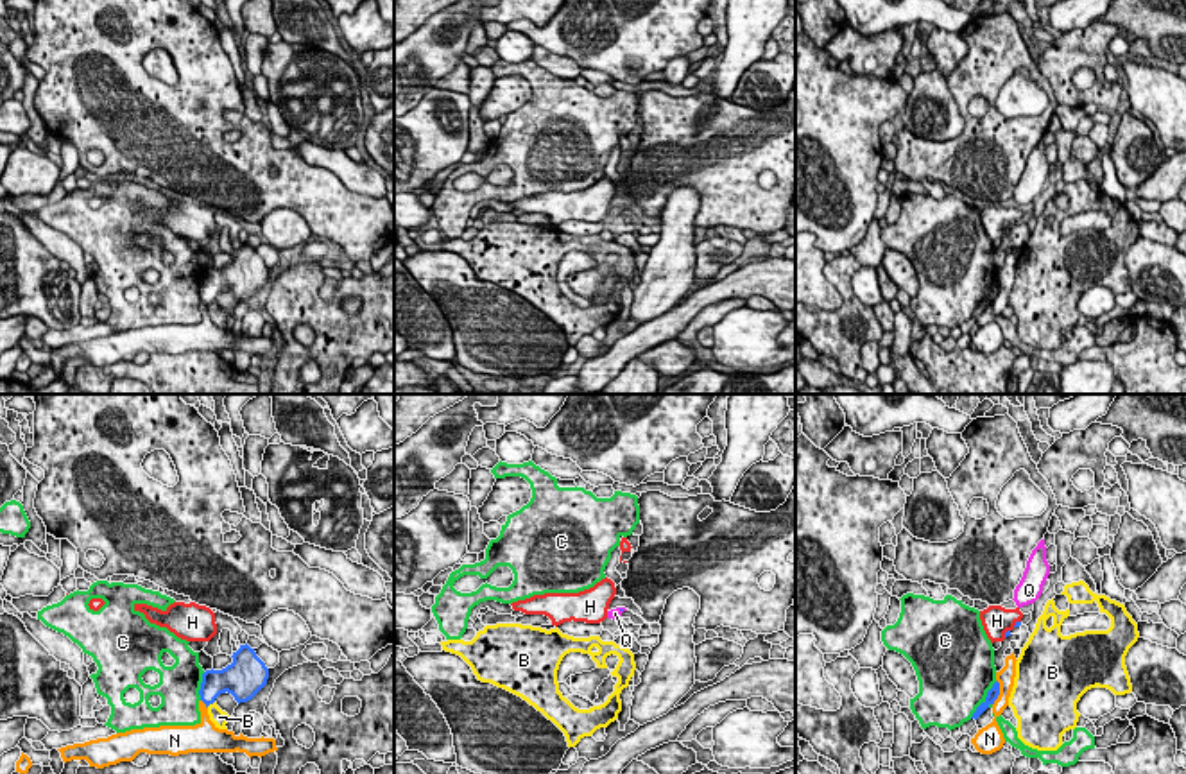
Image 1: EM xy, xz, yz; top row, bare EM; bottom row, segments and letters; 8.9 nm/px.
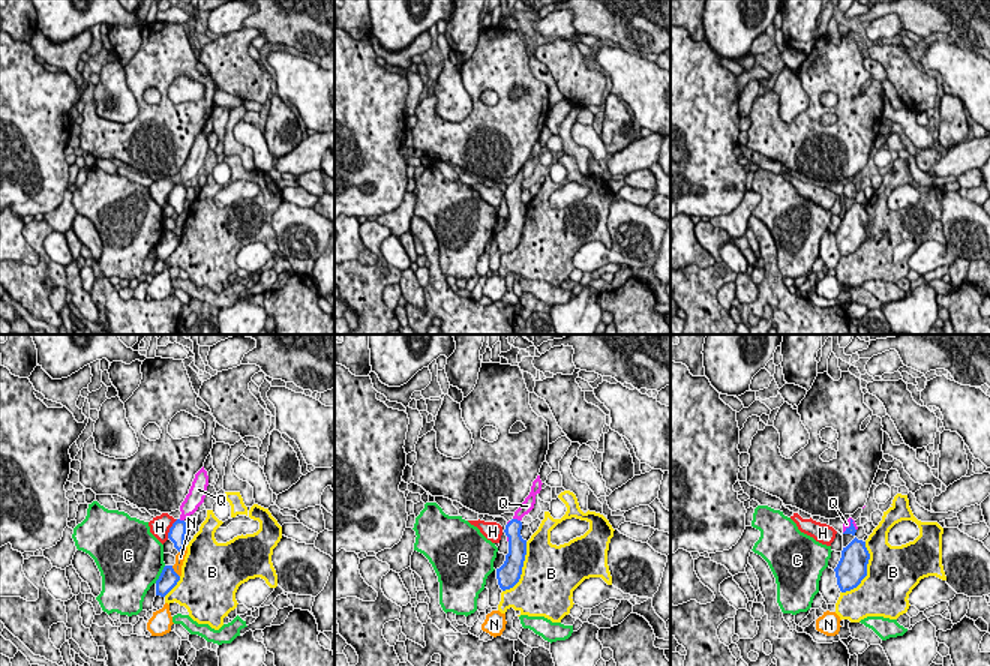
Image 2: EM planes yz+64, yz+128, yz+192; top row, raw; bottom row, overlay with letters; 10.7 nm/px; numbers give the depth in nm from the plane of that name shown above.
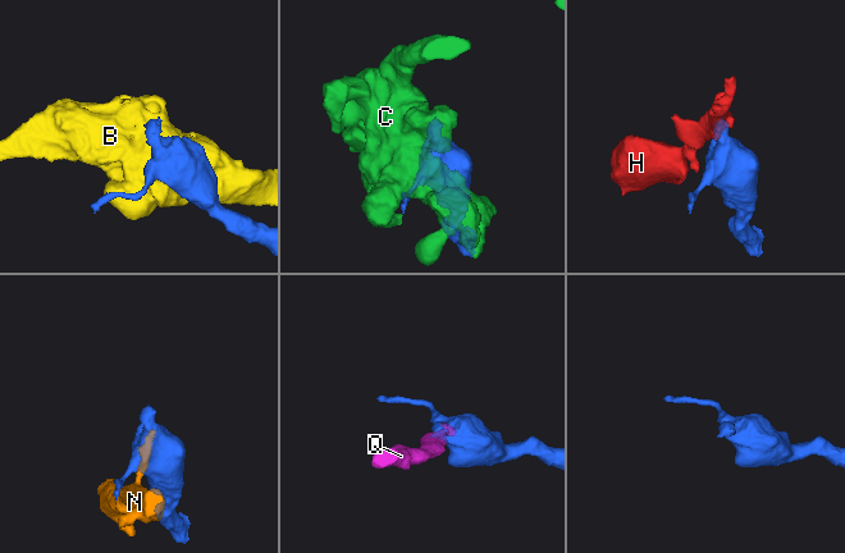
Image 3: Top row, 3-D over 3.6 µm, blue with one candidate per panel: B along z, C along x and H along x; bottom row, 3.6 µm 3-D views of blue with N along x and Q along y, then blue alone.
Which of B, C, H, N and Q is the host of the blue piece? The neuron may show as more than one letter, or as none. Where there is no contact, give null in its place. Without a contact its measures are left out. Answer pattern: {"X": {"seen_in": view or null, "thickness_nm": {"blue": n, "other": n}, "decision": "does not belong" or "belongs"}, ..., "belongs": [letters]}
{"B": {"seen_in": "xy", "thickness_nm": {"blue": 220, "other": 140}, "decision": "does not belong"}, "C": {"seen_in": "yz", "thickness_nm": {"blue": 100, "other": 460}, "decision": "does not belong"}, "H": {"seen_in": "yz", "thickness_nm": {"blue": 50, "other": 280}, "decision": "does not belong"}, "N": {"seen_in": "yz", "thickness_nm": {"blue": 100, "other": 160}, "decision": "does not belong"}, "Q": {"seen_in": null, "decision": "belongs"}, "belongs": ["Q"]}

